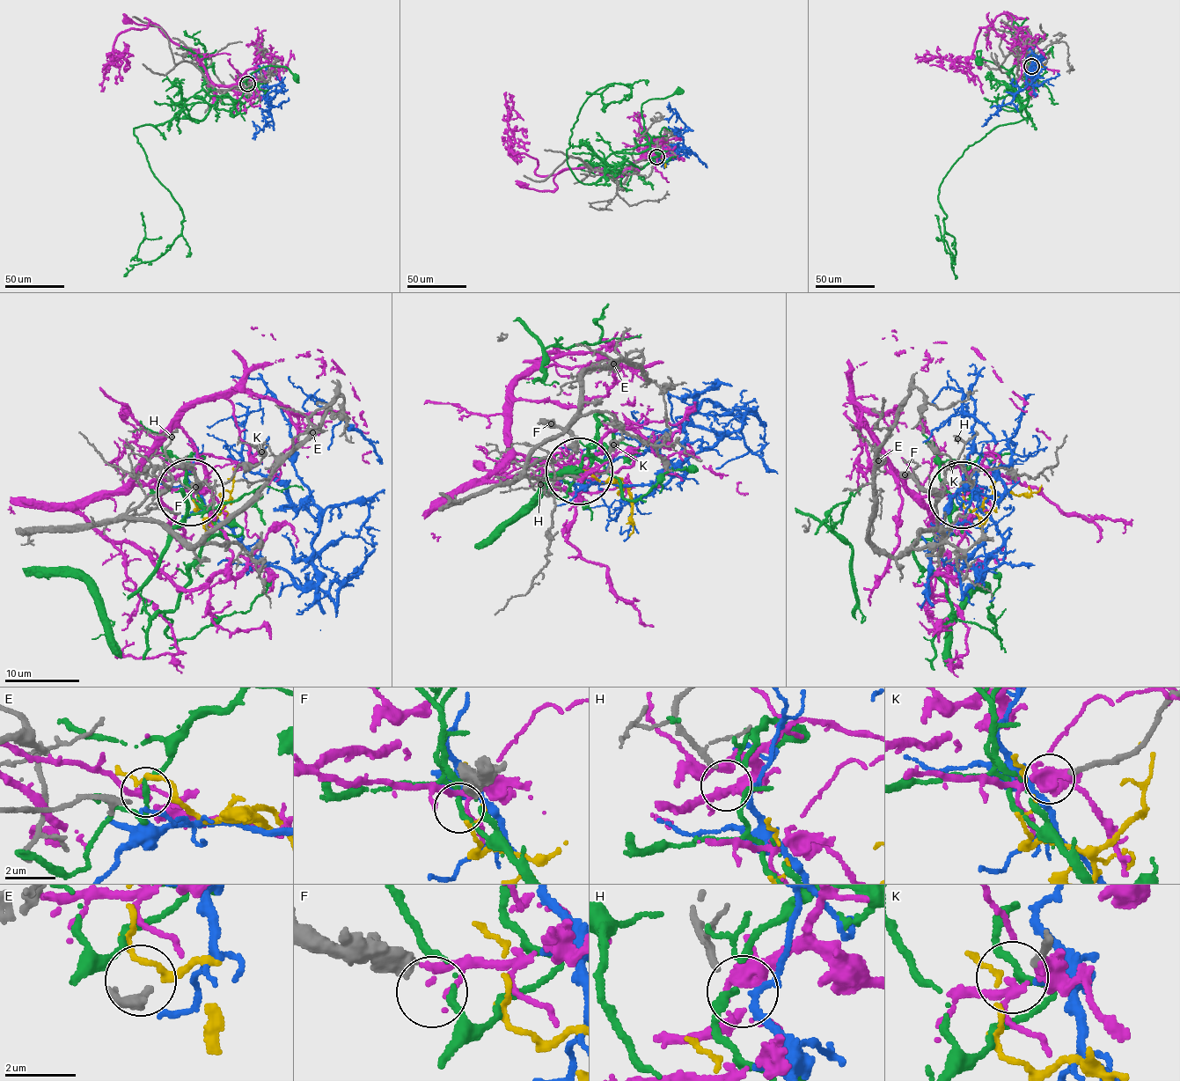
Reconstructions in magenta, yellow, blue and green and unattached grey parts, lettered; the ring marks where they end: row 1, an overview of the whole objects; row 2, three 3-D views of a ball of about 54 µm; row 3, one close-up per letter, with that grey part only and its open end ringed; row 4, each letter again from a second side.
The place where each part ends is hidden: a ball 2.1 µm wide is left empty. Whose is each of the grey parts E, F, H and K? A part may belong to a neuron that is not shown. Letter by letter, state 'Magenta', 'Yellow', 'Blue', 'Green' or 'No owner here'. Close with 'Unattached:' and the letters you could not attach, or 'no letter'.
E: Yellow
F: No owner here
H: Blue
K: No owner here
Unattached: F, K

